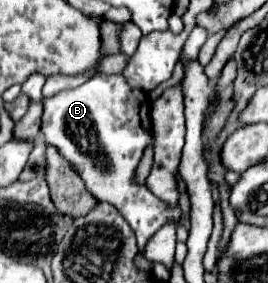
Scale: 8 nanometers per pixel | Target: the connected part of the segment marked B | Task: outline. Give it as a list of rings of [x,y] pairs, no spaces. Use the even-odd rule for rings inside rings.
[[[97,72],[83,86],[45,98],[43,106],[45,112],[41,132],[45,134],[47,144],[59,150],[69,166],[81,176],[85,188],[97,198],[97,202],[109,202],[121,212],[137,236],[139,254],[143,254],[149,238],[159,228],[167,222],[179,222],[179,206],[167,206],[147,186],[133,182],[145,148],[155,142],[149,116],[149,98],[145,92],[131,88],[121,74],[113,76]]]

